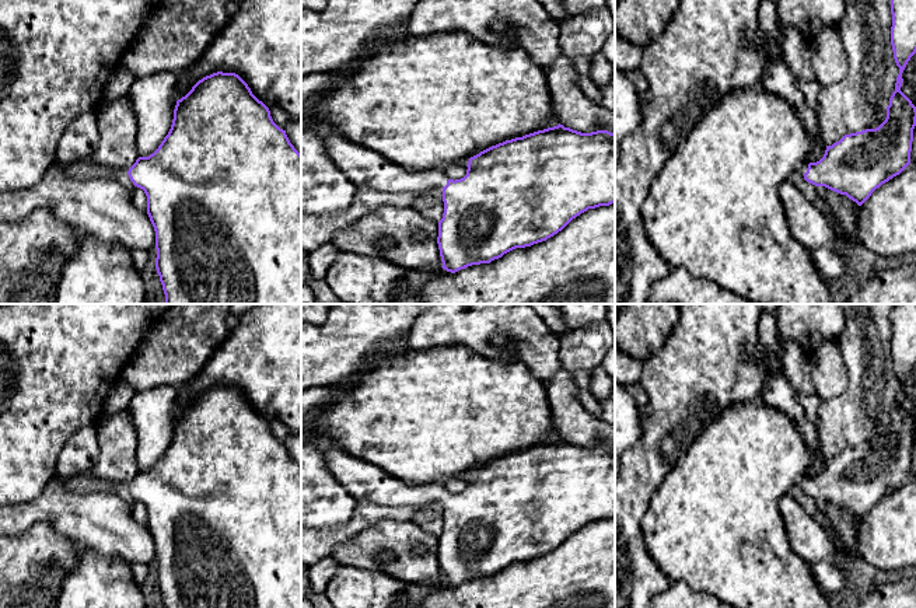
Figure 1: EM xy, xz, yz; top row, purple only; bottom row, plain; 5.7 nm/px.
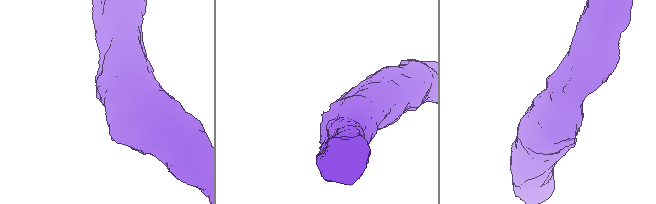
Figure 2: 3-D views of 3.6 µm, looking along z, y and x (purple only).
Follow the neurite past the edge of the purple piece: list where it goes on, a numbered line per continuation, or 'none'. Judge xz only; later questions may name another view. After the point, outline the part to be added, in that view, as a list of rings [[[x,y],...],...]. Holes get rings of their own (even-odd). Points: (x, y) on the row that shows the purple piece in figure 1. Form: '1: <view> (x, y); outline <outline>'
1: xz (363, 167); outline [[[335,133],[326,139],[326,151],[335,167],[357,186],[381,192],[408,192],[443,189],[450,179],[444,170],[410,171],[389,163],[367,147],[359,146]]]

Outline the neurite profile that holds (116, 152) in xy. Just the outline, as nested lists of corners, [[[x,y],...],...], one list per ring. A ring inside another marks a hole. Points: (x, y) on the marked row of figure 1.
[[[127,97],[105,101],[98,113],[99,141],[91,156],[98,168],[115,177],[127,174],[139,158],[137,116]]]

